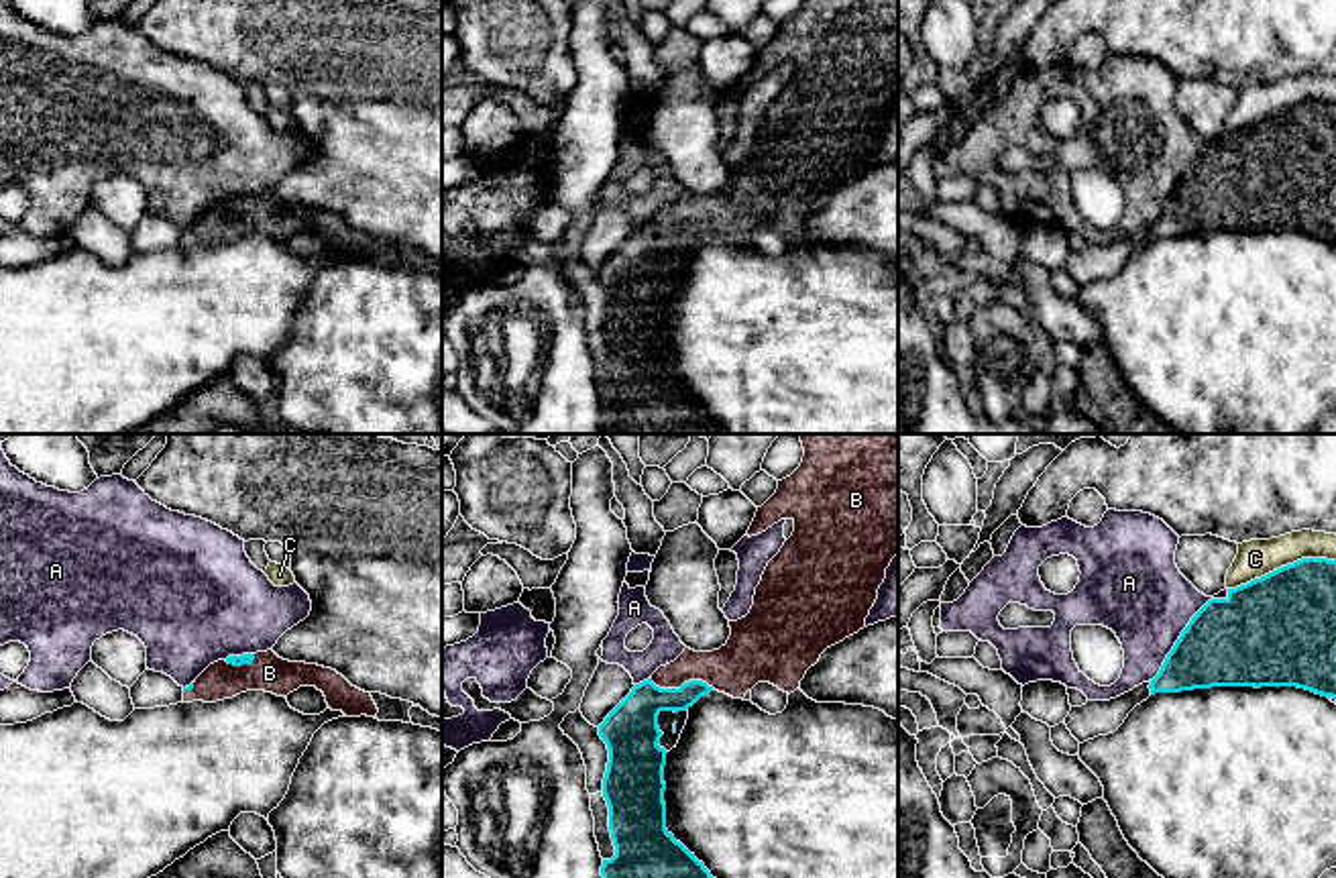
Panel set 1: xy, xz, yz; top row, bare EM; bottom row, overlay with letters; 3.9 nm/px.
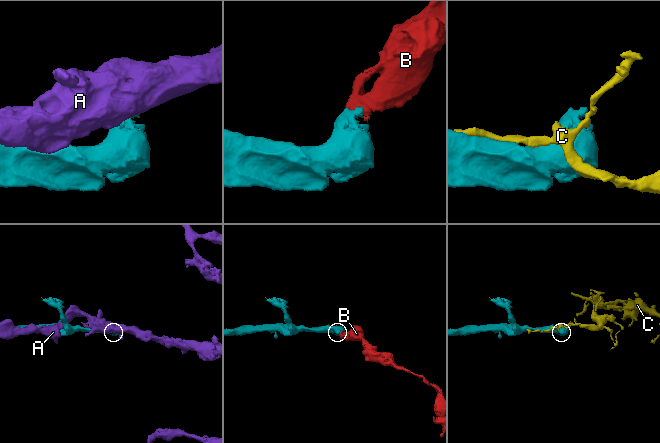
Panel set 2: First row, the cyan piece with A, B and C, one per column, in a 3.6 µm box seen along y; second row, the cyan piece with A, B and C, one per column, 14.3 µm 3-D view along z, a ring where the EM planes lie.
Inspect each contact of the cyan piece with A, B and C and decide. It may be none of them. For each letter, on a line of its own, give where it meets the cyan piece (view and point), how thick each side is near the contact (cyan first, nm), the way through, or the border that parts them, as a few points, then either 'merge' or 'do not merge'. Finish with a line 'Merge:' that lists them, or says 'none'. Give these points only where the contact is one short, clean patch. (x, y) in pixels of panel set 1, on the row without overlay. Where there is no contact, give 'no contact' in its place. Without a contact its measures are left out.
A: meets cyan in yz at (1178, 184); 360 nm thick on the cyan side, 360 nm on the other; do not merge
B: meets cyan in xz at (683, 229); 190 nm thick on the cyan side, 200 nm on the other; runs through xz (634, 265), (664, 235), (683, 229), (701, 214), (734, 212); merge
C: meets cyan in yz at (1282, 111); 440 nm thick on the cyan side, 150 nm on the other; do not merge
Merge: B

